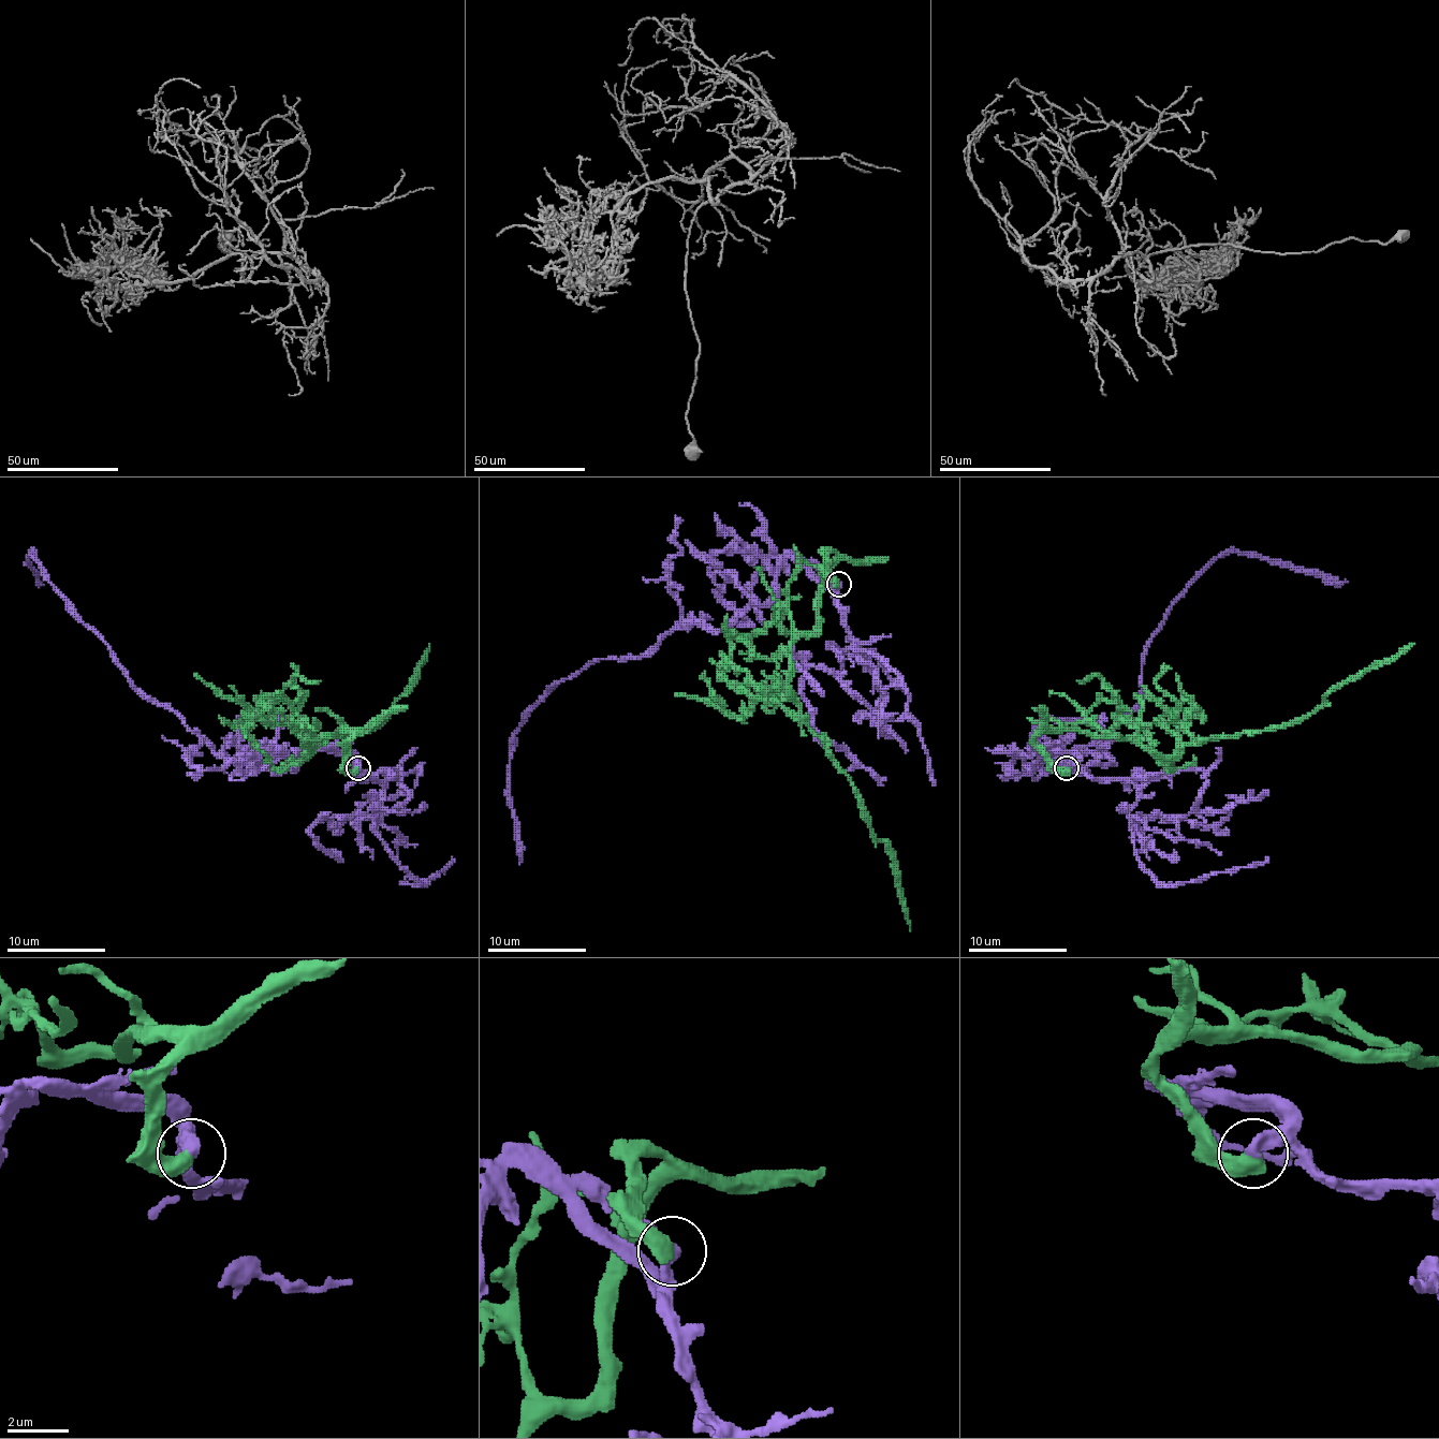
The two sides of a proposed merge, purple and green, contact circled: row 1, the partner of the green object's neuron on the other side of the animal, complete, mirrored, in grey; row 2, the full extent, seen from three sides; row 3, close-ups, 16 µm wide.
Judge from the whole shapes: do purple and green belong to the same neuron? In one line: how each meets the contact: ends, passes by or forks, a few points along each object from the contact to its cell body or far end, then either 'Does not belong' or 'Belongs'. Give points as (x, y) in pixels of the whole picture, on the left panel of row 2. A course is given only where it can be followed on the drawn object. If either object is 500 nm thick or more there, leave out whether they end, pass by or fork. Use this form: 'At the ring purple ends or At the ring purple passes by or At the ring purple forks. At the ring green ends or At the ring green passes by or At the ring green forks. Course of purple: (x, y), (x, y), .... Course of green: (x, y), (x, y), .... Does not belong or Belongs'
Course of purple: (357, 767), (350, 755), (308, 748), (281, 773), (219, 758), (170, 708), (150, 701), (29, 553), (39, 582). Course of green: (357, 767), (348, 767), (353, 733), (310, 740), (308, 755), (327, 738), (380, 723), (414, 684), (429, 644). Belongs

